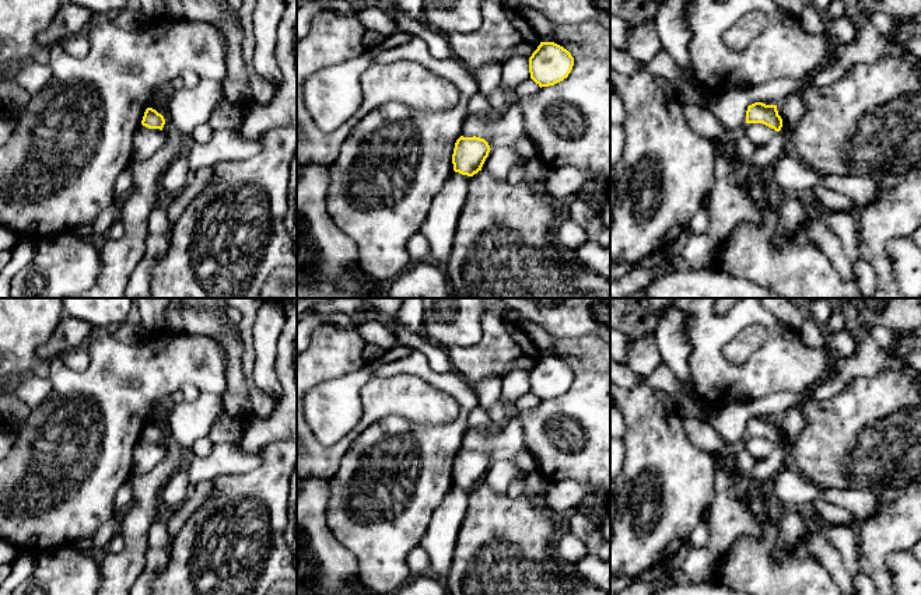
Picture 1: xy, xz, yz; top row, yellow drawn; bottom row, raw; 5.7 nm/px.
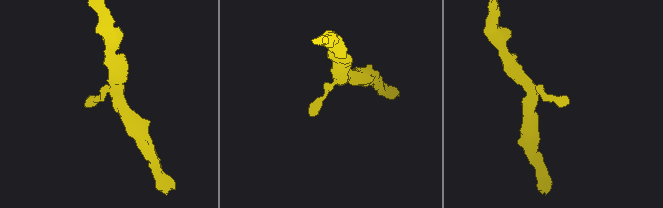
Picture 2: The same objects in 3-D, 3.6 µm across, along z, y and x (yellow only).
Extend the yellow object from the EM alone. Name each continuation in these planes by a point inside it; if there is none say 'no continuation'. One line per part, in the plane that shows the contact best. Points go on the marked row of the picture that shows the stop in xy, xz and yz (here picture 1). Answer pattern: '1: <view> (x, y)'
no continuation

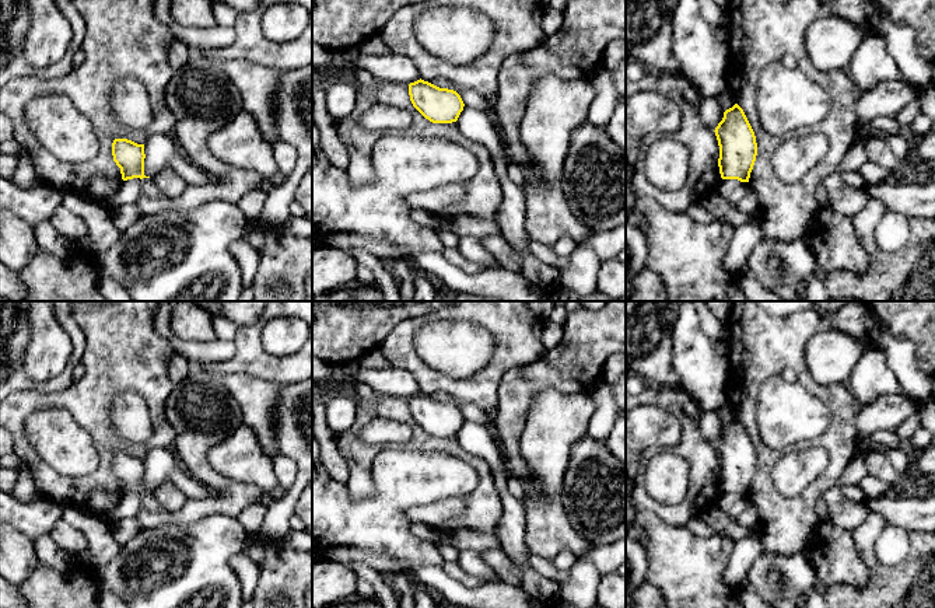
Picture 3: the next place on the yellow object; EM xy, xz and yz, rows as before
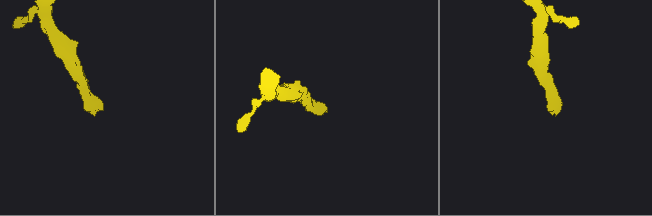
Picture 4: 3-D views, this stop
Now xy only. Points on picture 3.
1: xy (149, 187)

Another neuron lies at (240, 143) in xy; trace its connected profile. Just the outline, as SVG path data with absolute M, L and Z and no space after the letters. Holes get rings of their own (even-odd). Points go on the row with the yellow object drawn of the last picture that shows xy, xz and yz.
M245 109L238 112L221 129L213 132L207 140L210 151L223 163L266 178L279 178L273 144L265 140L255 118Z

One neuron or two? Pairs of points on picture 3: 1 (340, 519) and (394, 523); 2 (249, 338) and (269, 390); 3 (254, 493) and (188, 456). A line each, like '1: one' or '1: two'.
1: one
2: two
3: one

